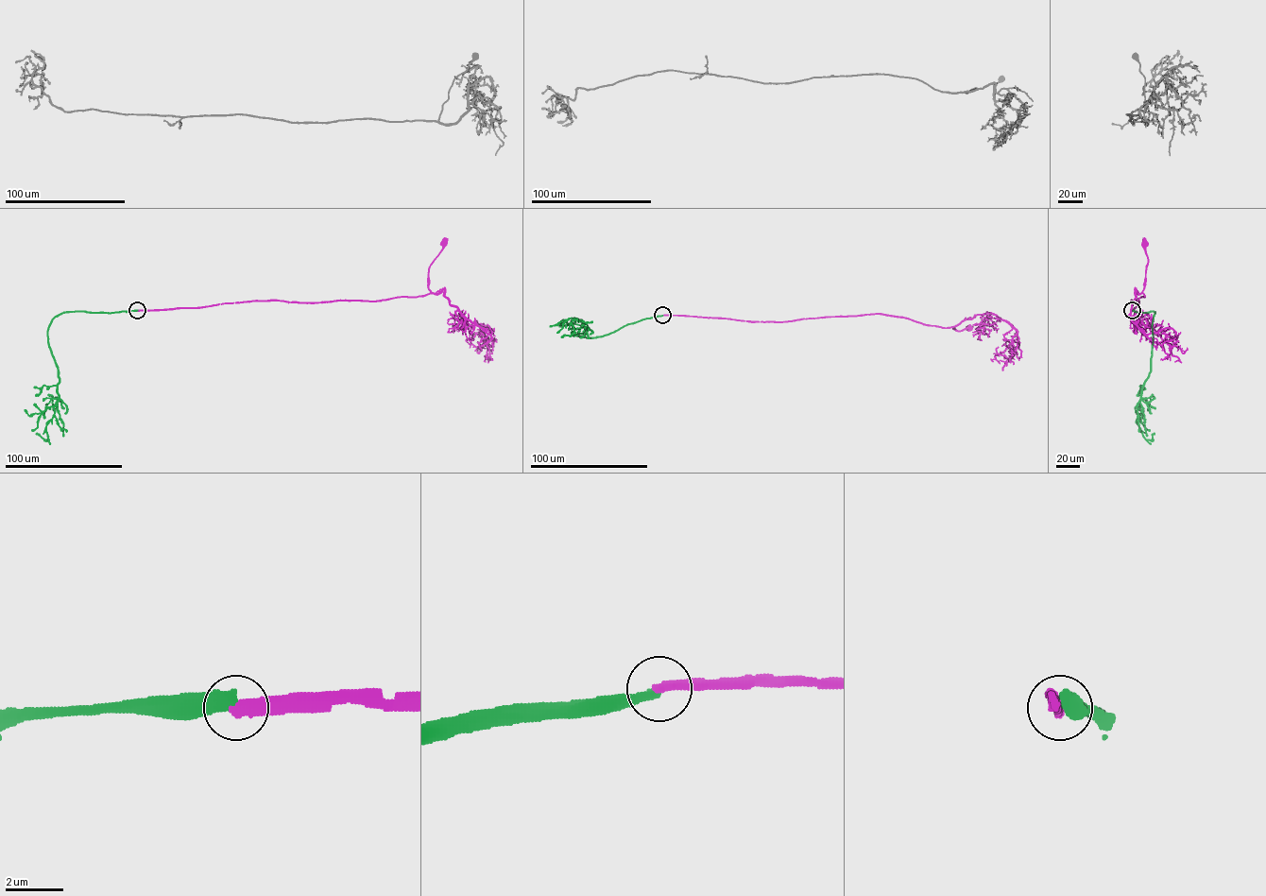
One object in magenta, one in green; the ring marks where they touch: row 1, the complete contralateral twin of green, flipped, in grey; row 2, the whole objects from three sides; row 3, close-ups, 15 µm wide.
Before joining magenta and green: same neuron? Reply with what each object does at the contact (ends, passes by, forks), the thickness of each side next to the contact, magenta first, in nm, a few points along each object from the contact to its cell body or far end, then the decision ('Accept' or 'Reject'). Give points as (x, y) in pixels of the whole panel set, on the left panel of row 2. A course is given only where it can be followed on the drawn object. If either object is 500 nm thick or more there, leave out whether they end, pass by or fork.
At the ring magenta ends. At the ring green ends. Thickness 400 nm (magenta) against 440 nm. Course of magenta: (137, 310), (251, 301), (369, 301), (423, 296), (431, 292), (428, 285), (429, 267), (443, 244). Course of green: (137, 310), (63, 312), (53, 318), (47, 342), (58, 370), (59, 399), (46, 427), (48, 439), (36, 434). Reject

